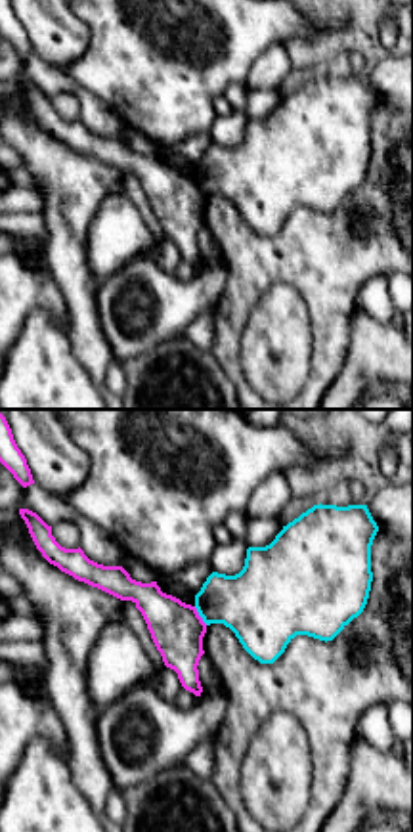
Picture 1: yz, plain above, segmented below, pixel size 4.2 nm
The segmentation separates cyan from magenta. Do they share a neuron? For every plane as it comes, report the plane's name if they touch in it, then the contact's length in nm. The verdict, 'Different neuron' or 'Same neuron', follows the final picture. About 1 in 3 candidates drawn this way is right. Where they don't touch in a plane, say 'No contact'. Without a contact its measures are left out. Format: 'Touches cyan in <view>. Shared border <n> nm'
Touches cyan in yz. Shared border 100 nm

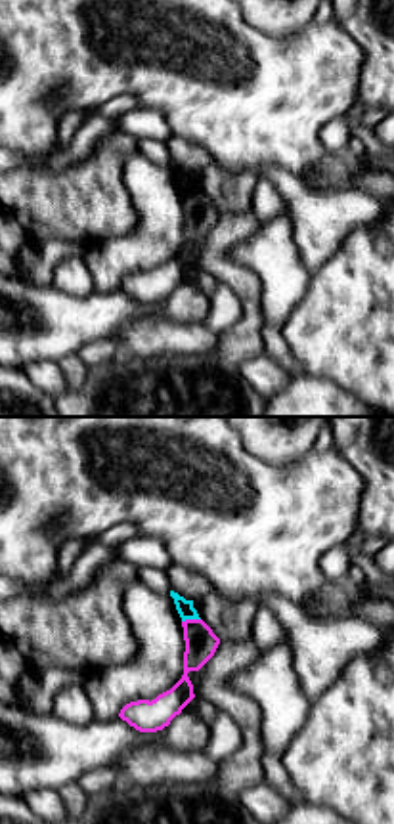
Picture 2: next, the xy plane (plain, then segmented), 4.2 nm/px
Touches cyan in xy. Shared border 80 nm

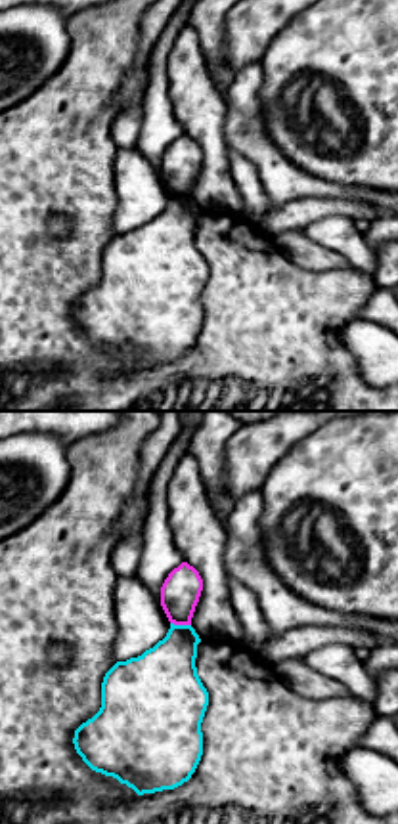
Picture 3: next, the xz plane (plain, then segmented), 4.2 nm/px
Touches cyan in xz. Shared border 90 nm

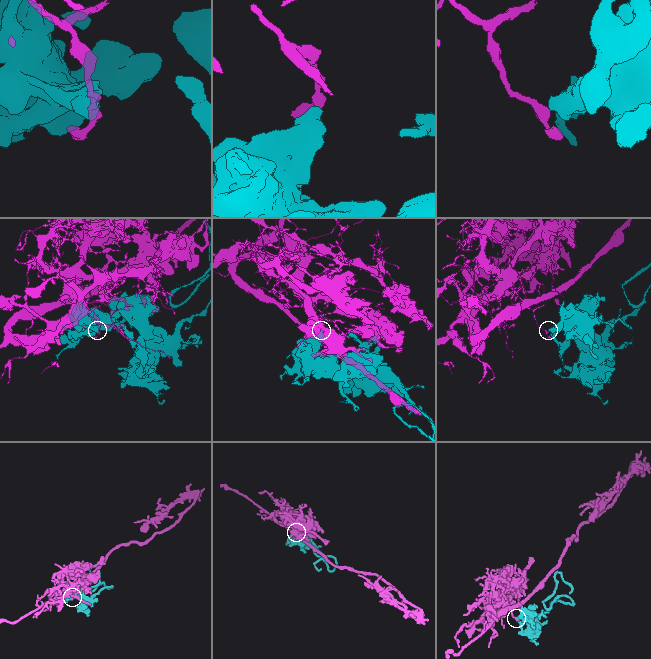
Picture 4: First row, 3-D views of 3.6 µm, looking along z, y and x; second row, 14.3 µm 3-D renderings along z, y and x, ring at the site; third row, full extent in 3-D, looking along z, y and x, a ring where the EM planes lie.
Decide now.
Different neuron

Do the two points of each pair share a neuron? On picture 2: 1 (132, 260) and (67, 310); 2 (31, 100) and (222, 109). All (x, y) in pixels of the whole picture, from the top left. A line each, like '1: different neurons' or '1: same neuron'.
1: different neurons
2: same neuron

